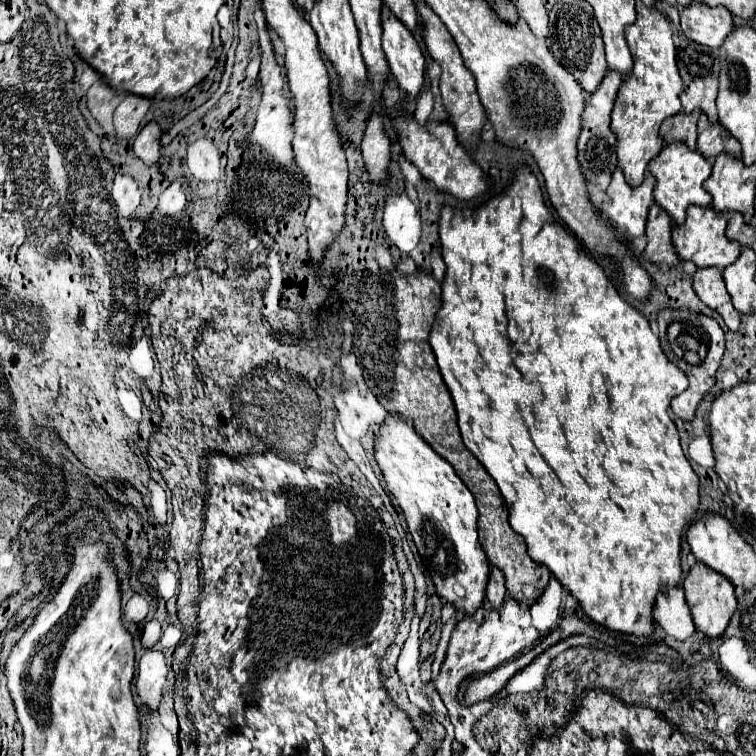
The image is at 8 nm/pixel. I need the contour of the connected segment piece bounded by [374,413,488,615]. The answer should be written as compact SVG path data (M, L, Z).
M388 413L374 441L374 459L388 491L396 497L422 563L430 571L436 591L460 611L472 615L486 597L488 559L478 543L478 509L474 495L460 481L454 467L442 459L398 413Z

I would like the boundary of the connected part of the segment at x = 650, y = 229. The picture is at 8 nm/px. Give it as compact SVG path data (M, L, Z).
M654 203L648 211L648 221L646 221L646 239L648 239L646 257L656 265L666 263L674 267L680 263L670 241L670 231L672 231L672 223L668 213Z

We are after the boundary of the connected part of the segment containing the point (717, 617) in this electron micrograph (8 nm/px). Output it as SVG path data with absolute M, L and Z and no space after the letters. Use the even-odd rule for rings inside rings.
M696 563L690 569L688 577L684 579L684 593L686 593L686 603L690 607L696 631L704 633L706 637L714 637L714 639L720 637L726 631L732 613L736 611L734 585L724 575L720 575L718 571L706 567L704 563Z

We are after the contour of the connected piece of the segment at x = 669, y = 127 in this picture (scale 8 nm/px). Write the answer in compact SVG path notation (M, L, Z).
M692 111L692 113L676 113L668 119L664 119L664 123L660 125L660 135L664 139L664 143L674 143L674 141L682 141L686 143L690 149L696 149L696 121L700 117L700 111Z

